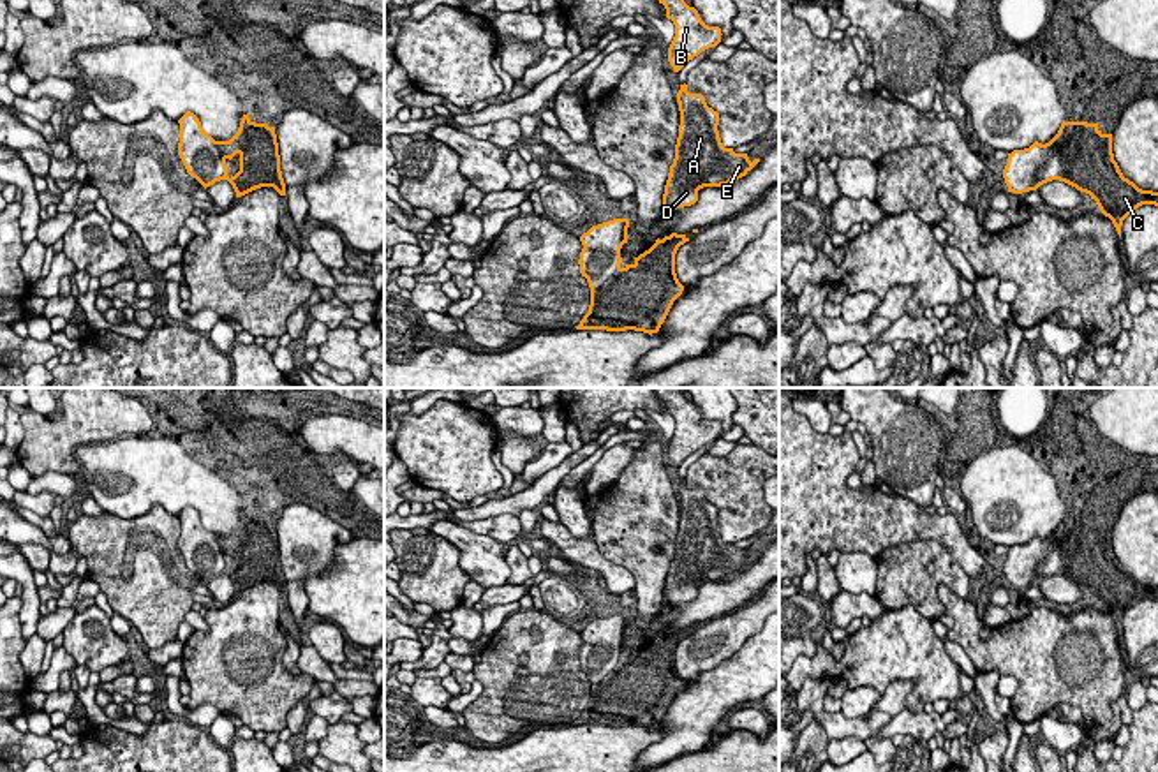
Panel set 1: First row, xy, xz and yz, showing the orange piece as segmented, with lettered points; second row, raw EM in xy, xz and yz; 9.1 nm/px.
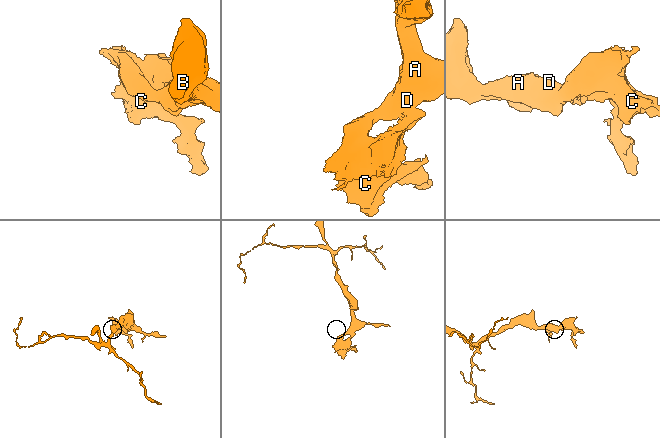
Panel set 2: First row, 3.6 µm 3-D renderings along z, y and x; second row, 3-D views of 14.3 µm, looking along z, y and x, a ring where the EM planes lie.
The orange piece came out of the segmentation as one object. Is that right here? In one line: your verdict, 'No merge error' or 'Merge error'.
No merge error

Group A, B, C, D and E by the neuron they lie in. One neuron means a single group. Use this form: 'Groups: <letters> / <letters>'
Groups: A B C D E

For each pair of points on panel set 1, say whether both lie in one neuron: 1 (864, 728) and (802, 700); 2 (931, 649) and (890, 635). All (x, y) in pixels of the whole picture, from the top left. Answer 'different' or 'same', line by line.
1: same
2: same

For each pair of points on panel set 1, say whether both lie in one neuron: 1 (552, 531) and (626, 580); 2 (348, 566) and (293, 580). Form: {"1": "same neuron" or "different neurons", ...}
{"1": "same neuron", "2": "different neurons"}

